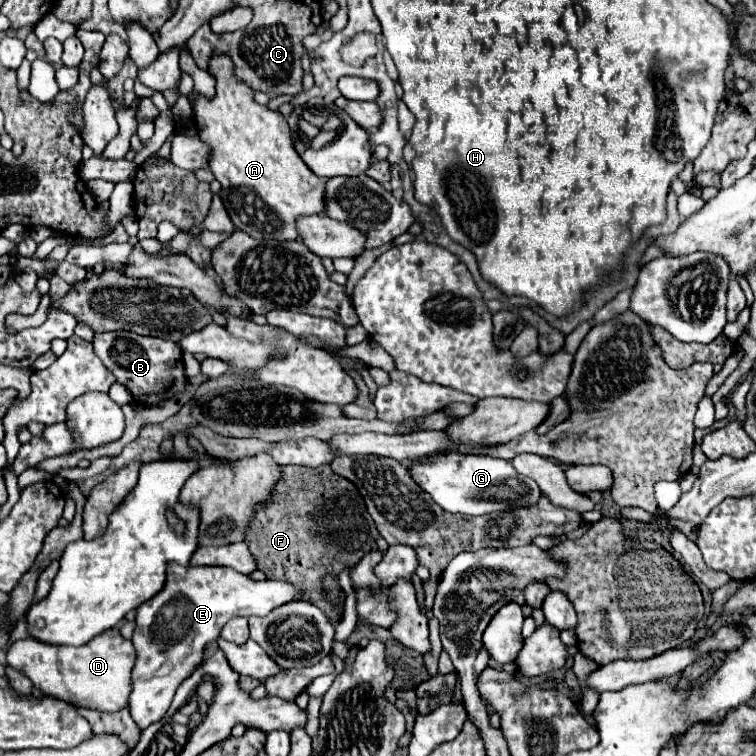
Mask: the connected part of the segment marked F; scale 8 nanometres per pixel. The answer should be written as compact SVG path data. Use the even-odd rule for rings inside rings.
M322 464L318 468L280 466L280 472L282 478L276 482L270 500L264 504L256 504L254 516L250 518L246 528L244 542L250 548L250 554L256 558L258 570L262 570L268 580L284 580L294 588L300 588L304 596L302 600L316 604L320 610L326 612L332 624L338 624L342 618L342 606L324 600L324 578L338 576L342 570L358 564L360 558L372 550L372 544L376 544L380 532L372 516L368 514L358 488L350 480L334 474L328 464Z

